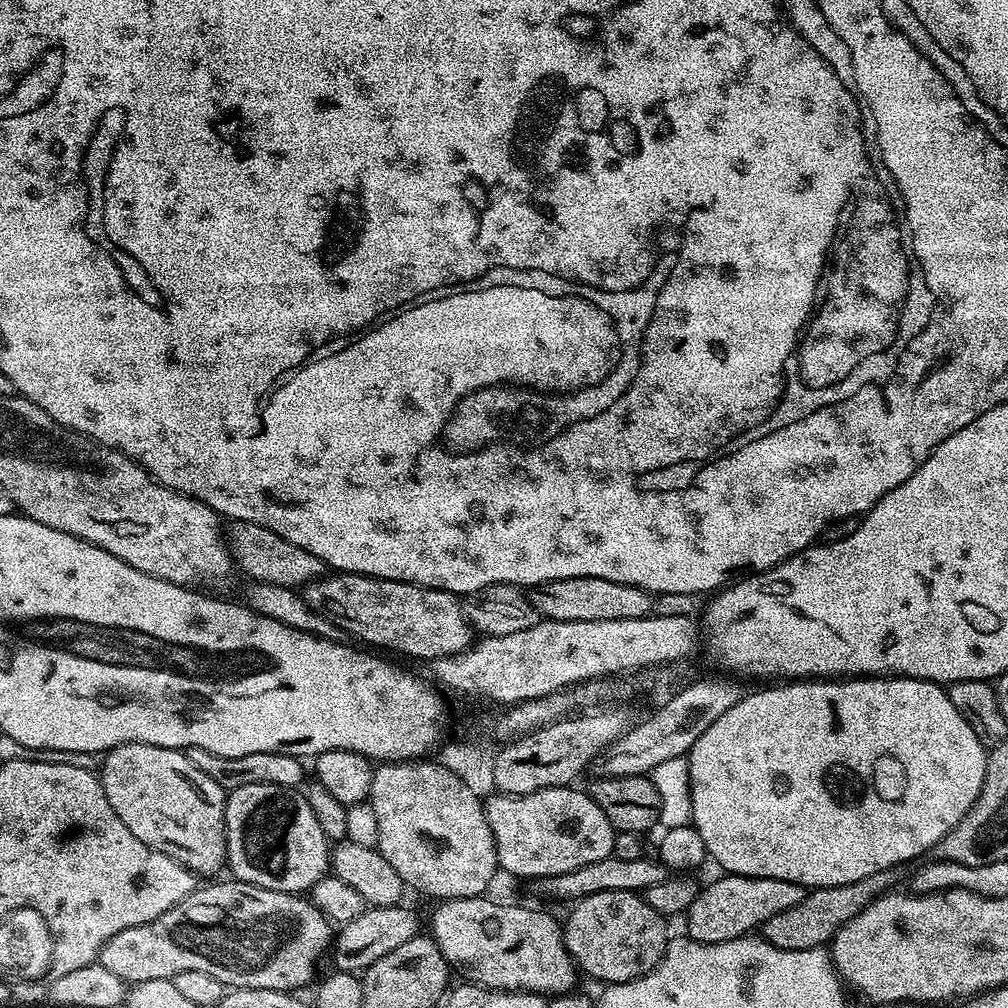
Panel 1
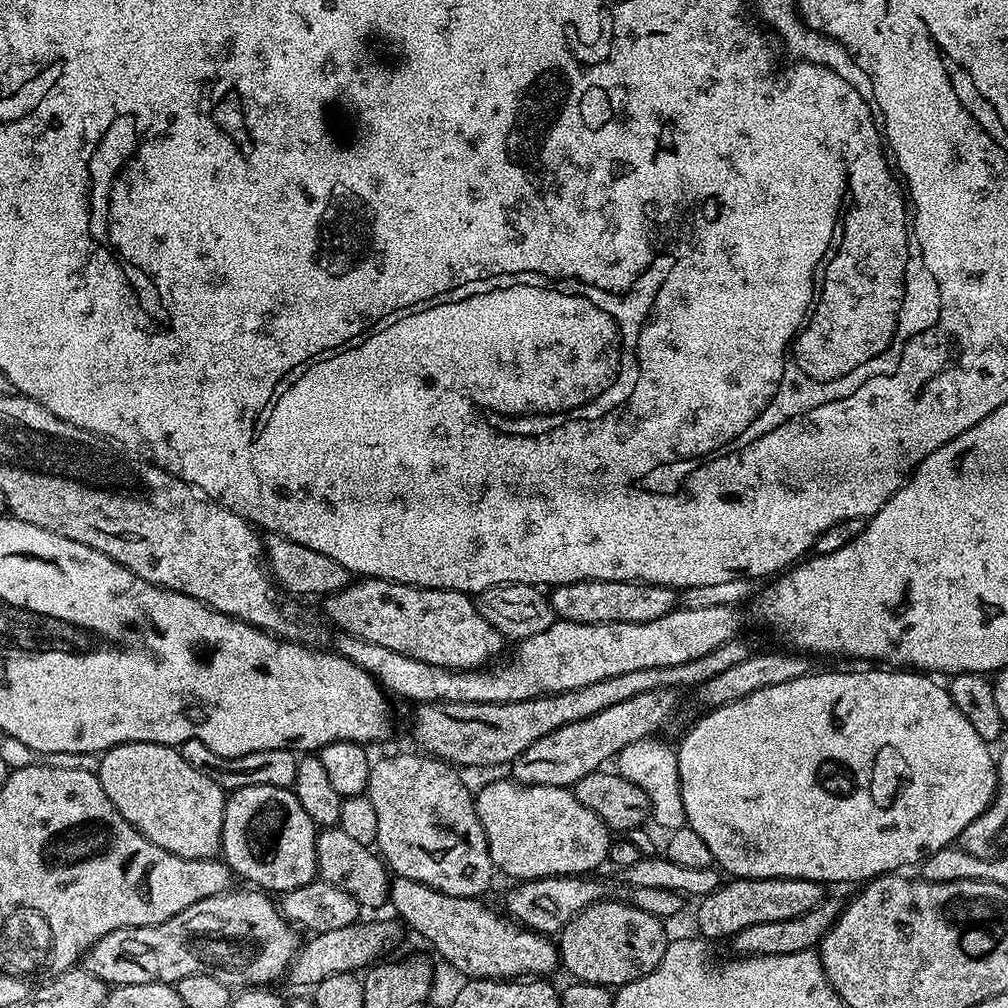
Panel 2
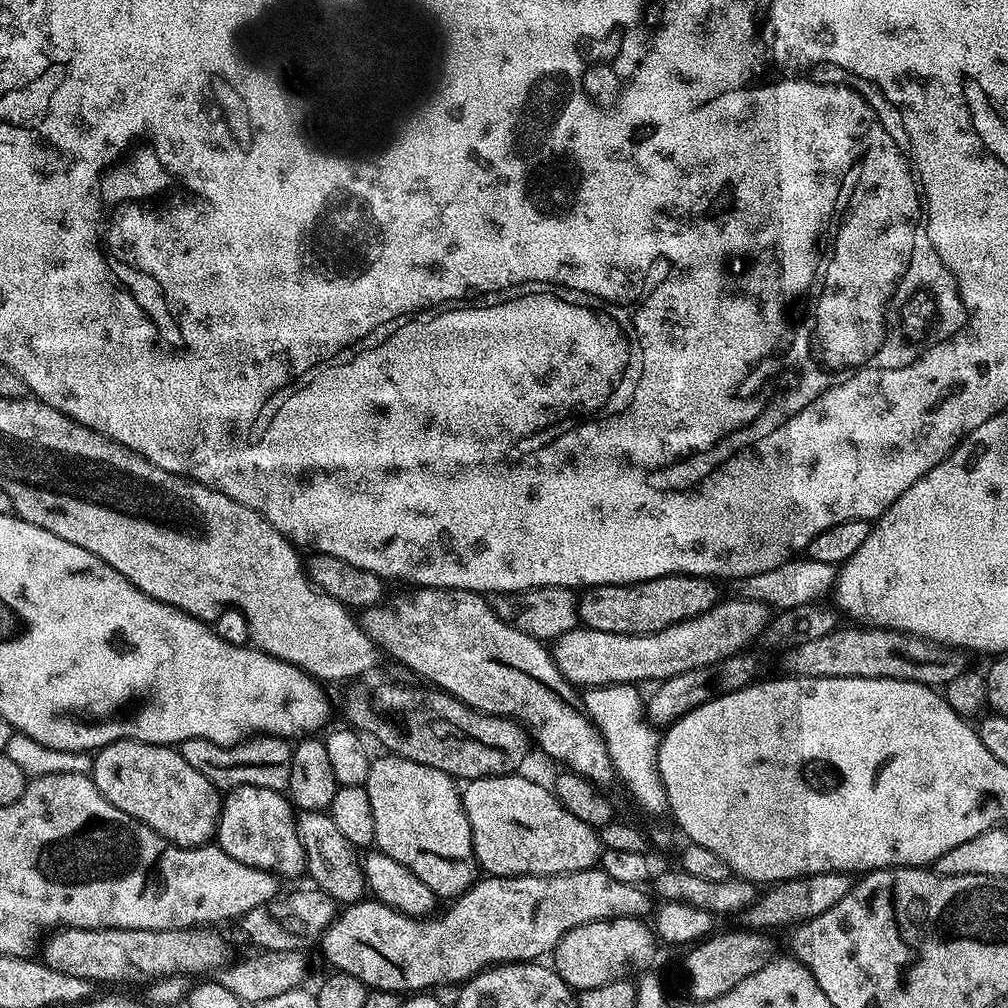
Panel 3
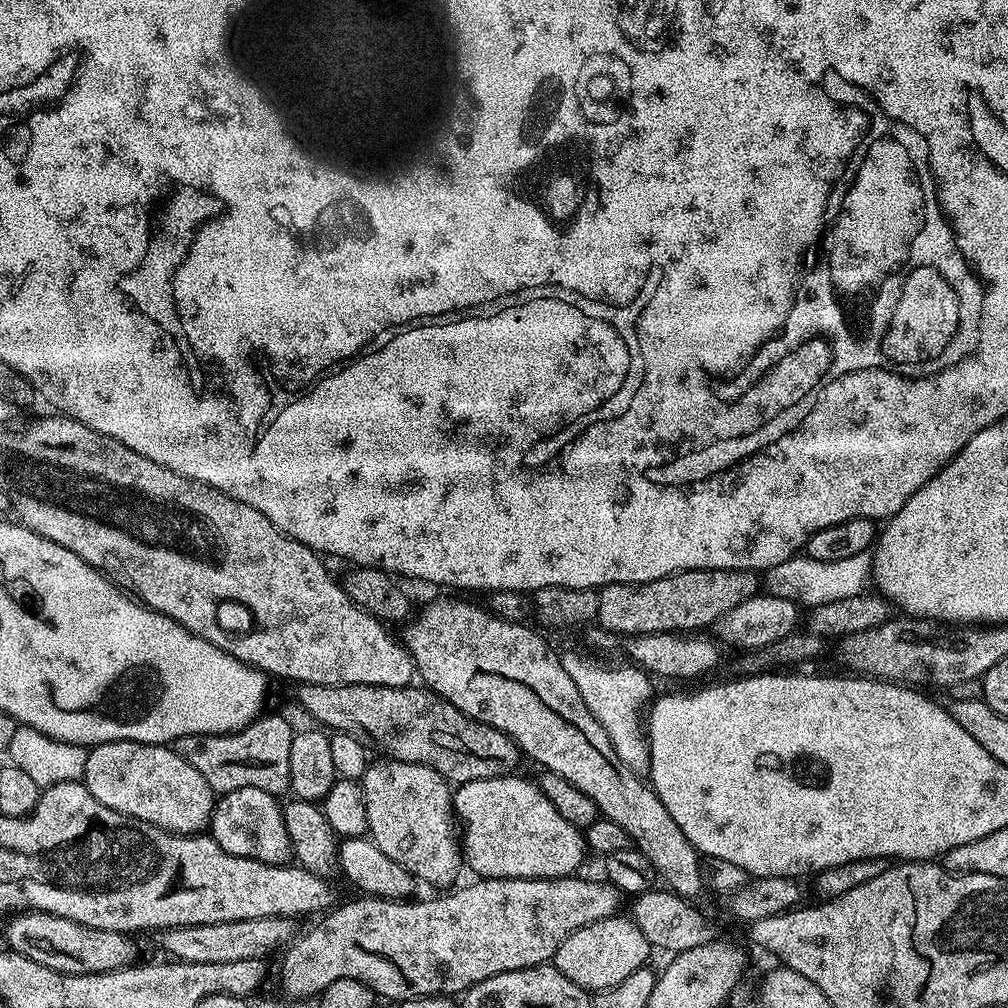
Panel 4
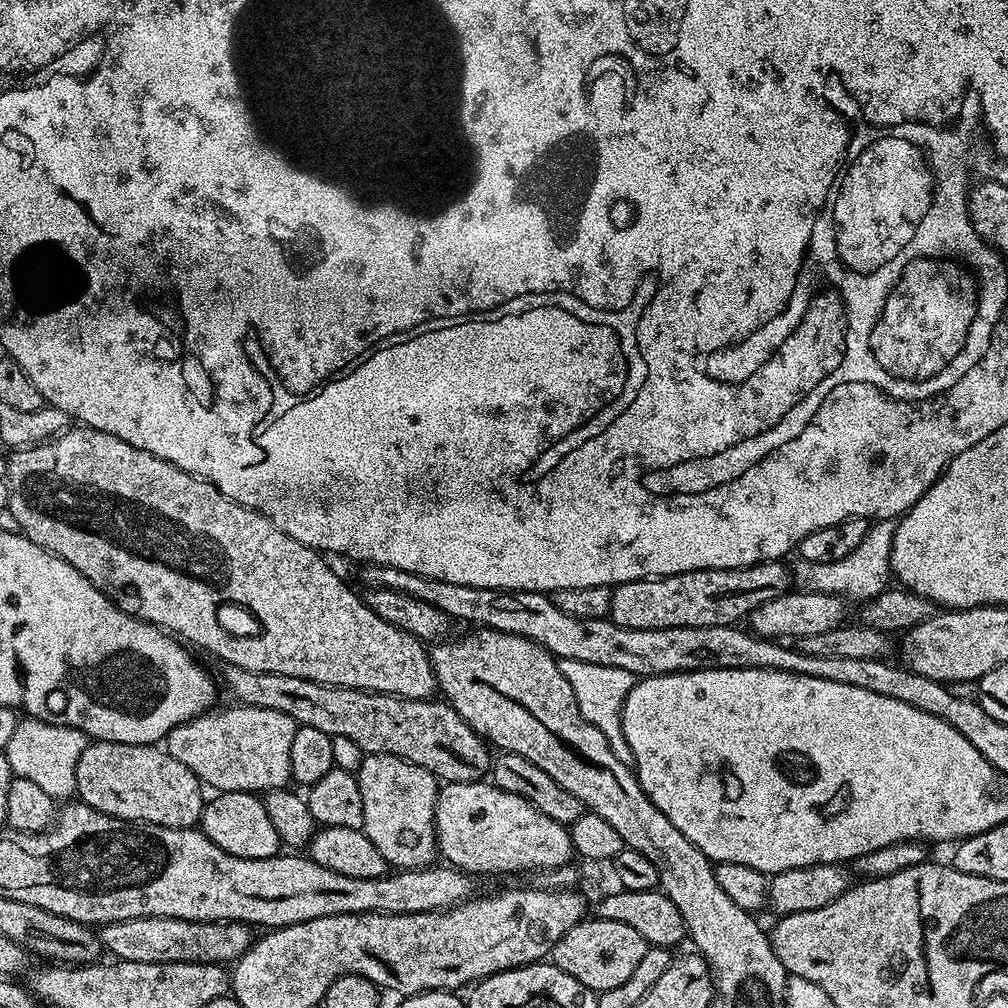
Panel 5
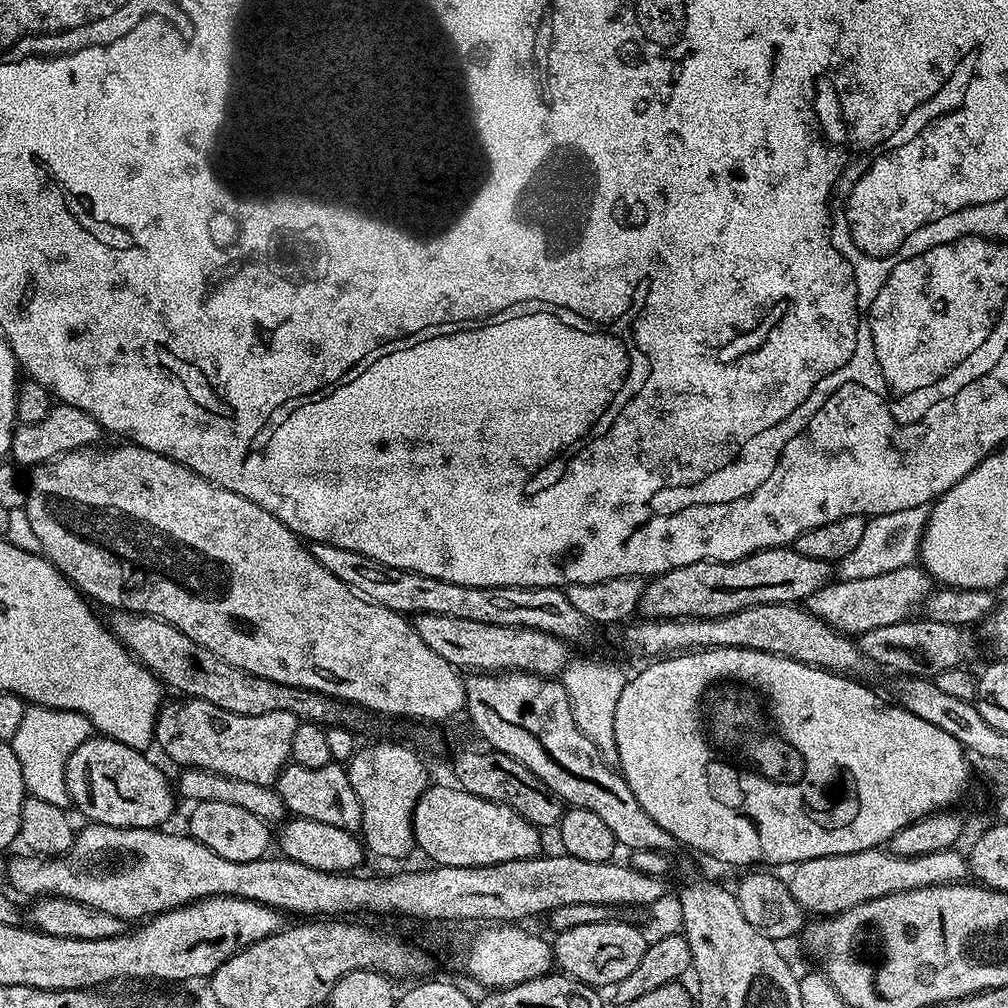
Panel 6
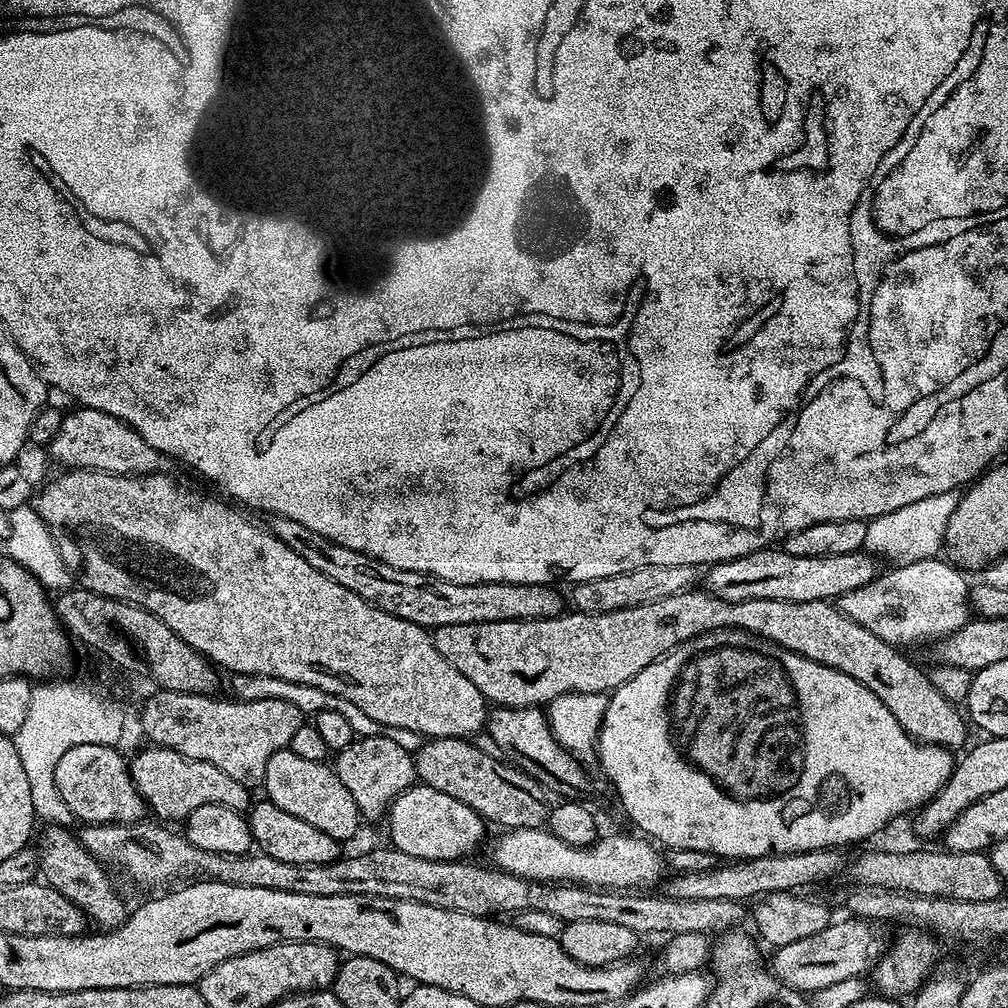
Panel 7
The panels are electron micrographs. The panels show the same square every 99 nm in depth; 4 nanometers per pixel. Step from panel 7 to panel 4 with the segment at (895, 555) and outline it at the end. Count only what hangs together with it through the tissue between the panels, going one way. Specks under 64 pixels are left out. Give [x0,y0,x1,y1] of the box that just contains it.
[762,551,871,610]

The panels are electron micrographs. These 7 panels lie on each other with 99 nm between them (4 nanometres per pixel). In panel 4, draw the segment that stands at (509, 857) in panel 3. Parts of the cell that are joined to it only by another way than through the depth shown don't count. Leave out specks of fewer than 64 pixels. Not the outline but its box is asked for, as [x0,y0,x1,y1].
[452,774,585,880]

